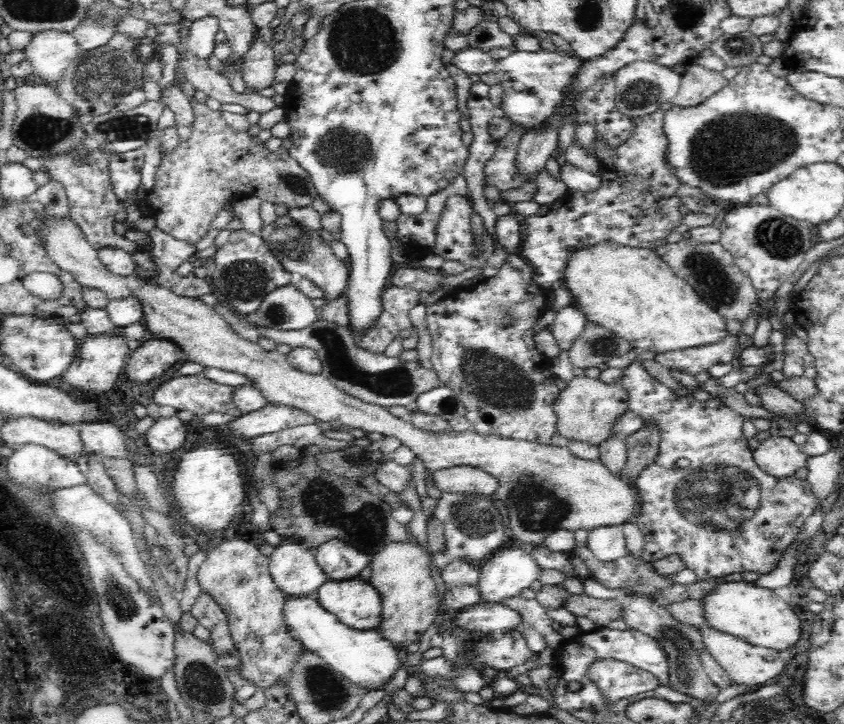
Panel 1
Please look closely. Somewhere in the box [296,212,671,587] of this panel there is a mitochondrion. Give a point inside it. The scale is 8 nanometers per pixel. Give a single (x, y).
(495, 380)

